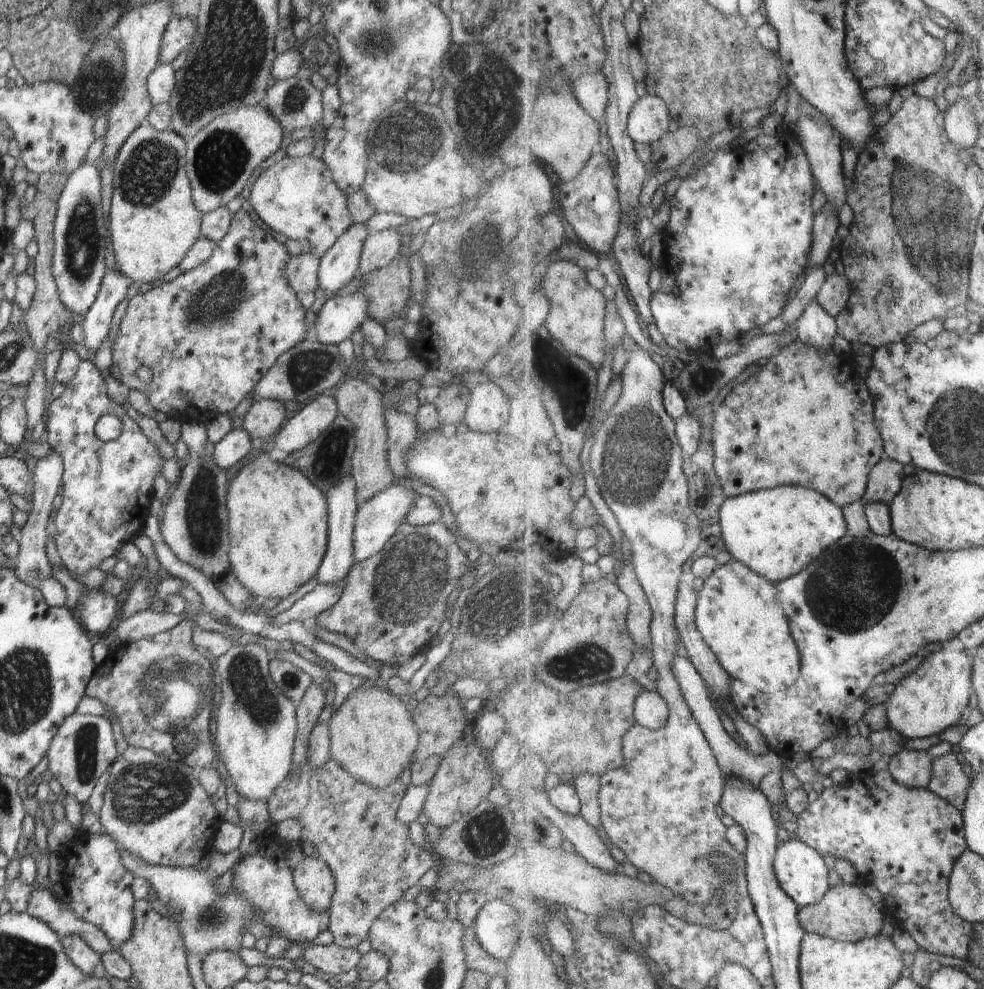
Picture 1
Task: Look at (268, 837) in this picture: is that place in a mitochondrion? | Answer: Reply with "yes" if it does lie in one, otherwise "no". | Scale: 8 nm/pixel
no

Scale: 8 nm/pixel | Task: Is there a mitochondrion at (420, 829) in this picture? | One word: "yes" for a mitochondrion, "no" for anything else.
no

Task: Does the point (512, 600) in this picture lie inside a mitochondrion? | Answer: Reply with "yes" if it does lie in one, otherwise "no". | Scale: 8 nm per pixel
yes

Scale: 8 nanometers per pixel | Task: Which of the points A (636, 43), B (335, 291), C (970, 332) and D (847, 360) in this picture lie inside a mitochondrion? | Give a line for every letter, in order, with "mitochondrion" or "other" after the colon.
A: other
B: other
C: other
D: other

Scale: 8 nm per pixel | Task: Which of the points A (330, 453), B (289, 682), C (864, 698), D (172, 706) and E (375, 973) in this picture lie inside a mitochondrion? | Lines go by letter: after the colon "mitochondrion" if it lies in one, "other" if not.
A: mitochondrion
B: mitochondrion
C: other
D: mitochondrion
E: other

